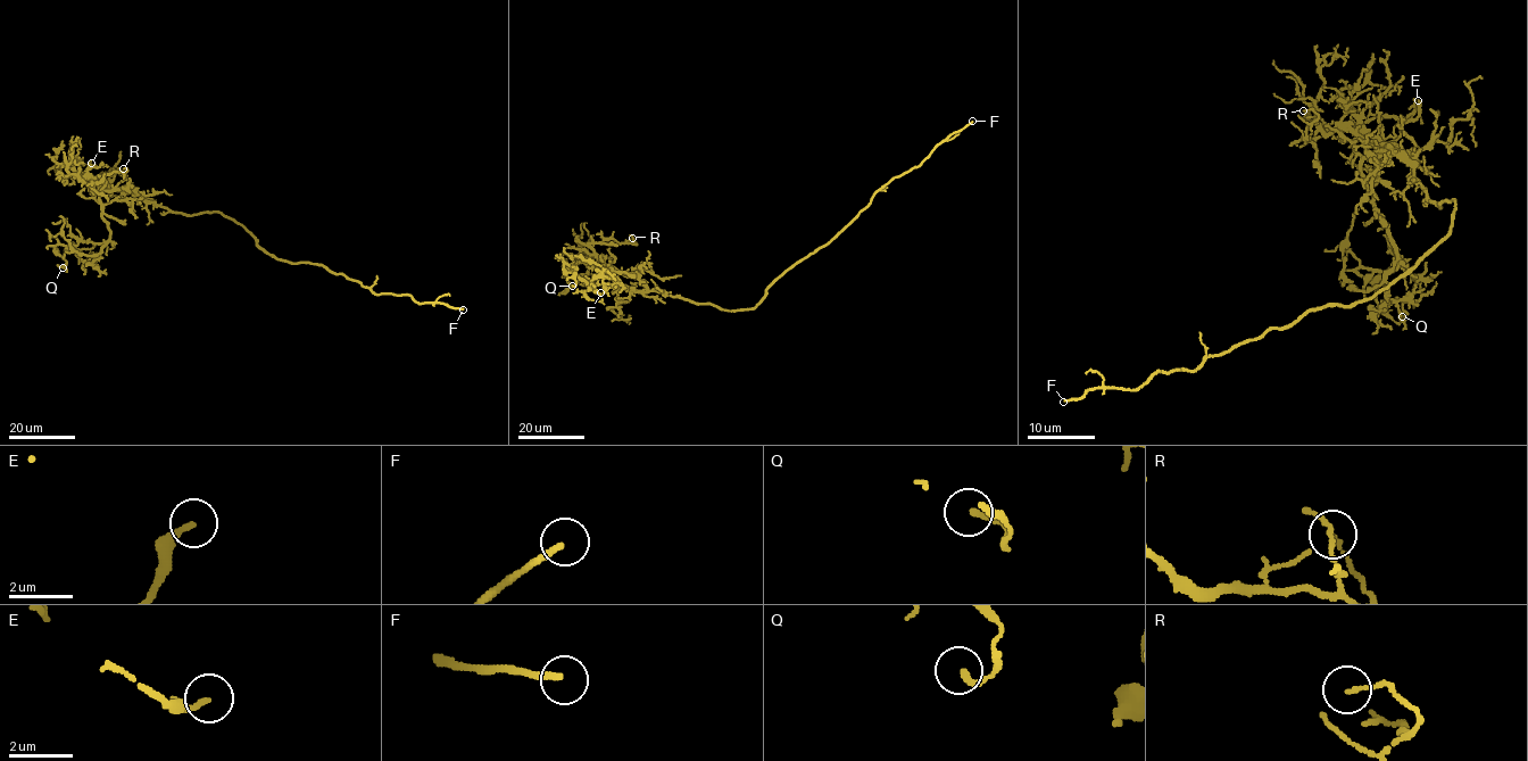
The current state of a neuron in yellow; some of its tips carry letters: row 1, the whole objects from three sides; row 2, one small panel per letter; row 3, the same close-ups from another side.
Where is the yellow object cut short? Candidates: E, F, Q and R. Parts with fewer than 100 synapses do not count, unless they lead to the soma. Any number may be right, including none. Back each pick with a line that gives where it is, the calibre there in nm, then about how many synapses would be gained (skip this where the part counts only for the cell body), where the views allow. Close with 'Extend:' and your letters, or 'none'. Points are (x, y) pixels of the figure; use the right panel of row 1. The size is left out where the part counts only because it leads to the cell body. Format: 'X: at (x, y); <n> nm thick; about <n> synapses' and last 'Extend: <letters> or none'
F: at (1063, 402); 200 nm thick
Extend: F

